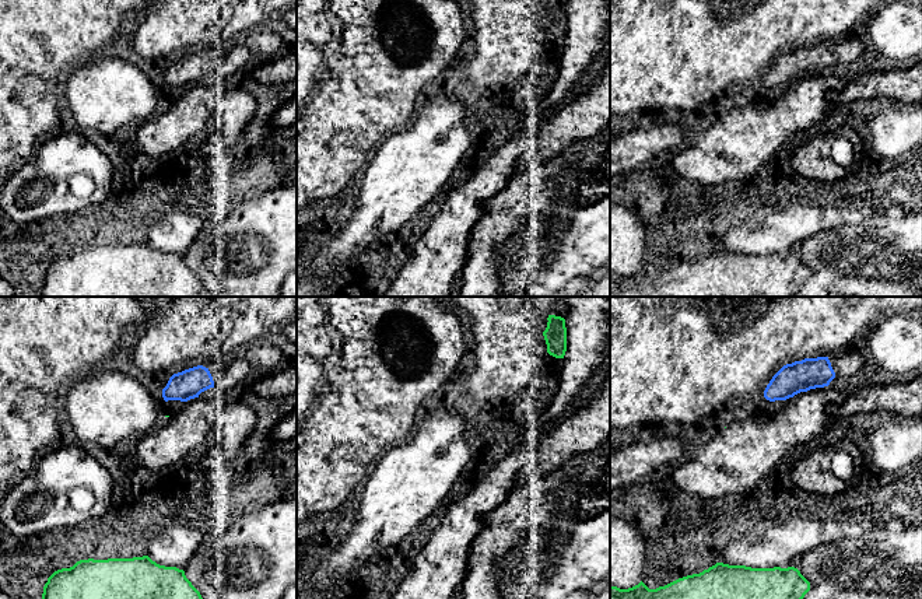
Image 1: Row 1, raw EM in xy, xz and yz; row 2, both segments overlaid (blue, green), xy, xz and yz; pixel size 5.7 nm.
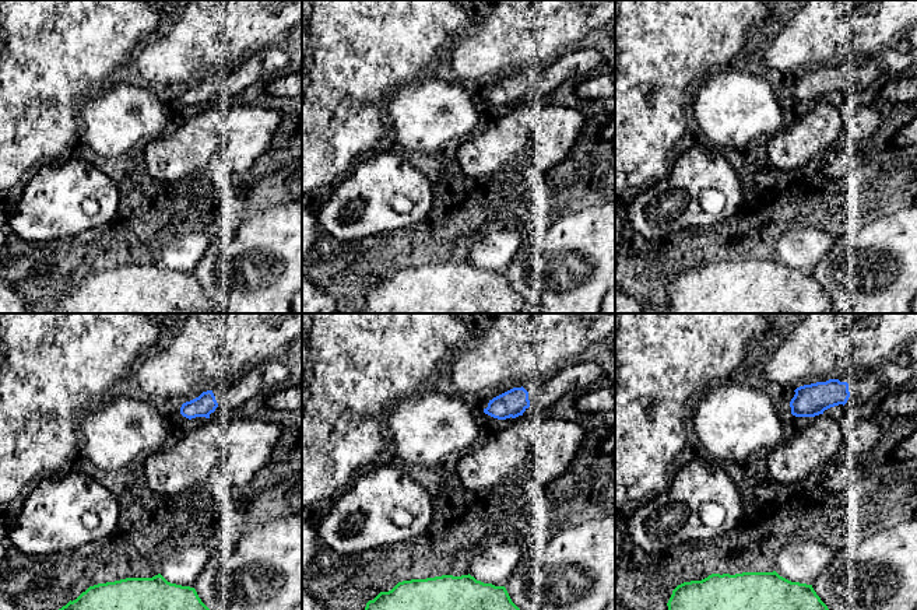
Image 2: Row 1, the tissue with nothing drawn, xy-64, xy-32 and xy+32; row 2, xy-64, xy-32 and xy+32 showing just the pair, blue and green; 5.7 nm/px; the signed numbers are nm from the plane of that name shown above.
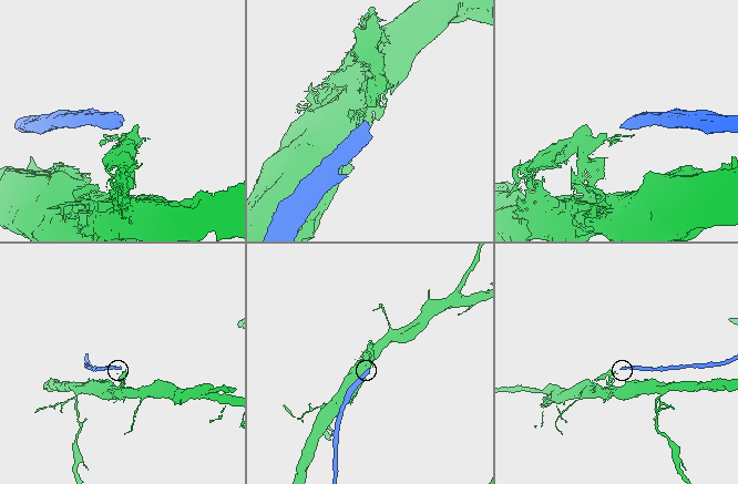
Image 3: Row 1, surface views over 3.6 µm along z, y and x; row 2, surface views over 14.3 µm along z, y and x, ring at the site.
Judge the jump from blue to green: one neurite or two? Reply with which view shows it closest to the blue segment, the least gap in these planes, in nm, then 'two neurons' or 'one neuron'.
view xy; gap 90 nm; two neurons

